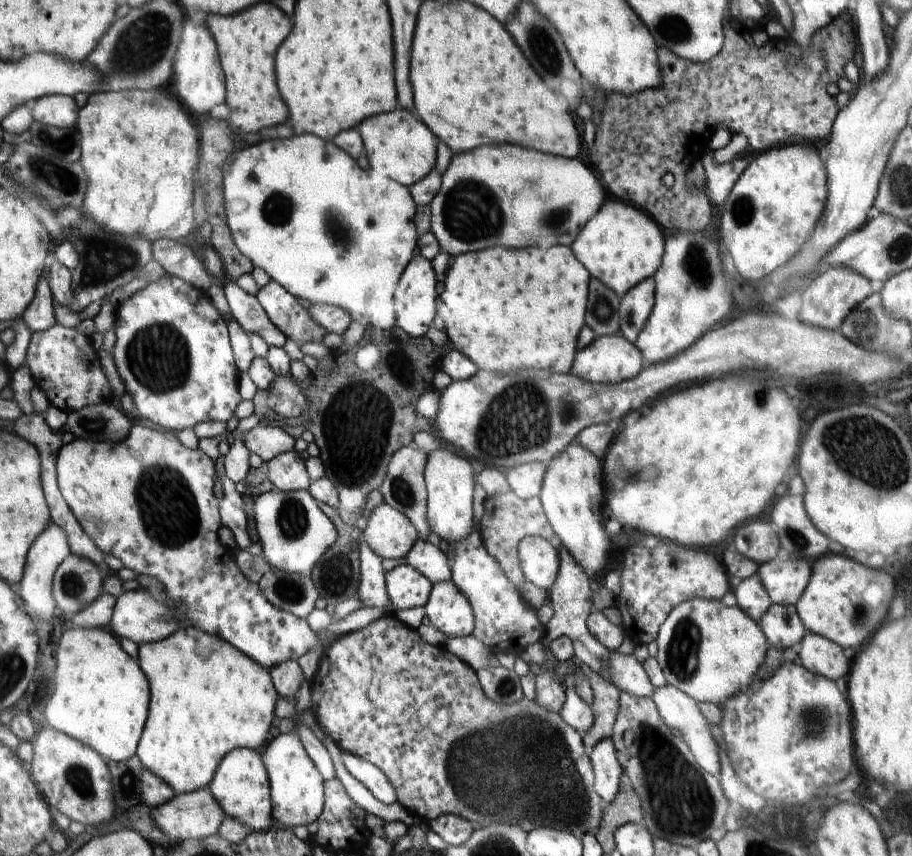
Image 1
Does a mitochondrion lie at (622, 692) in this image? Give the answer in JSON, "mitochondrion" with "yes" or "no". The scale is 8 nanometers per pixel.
{"mitochondrion":"no"}

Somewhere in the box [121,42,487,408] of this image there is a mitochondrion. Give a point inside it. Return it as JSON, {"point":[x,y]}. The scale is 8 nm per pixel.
{"point":[158,356]}

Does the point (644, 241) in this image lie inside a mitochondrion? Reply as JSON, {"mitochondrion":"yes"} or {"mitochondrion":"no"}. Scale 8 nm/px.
{"mitochondrion":"no"}

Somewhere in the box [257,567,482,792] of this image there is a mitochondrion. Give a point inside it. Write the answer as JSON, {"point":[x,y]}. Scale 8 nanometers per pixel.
{"point":[290,591]}

